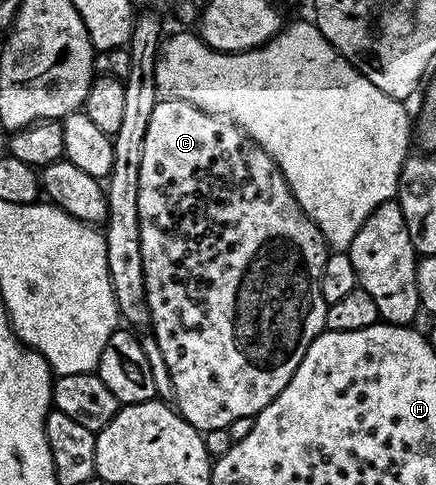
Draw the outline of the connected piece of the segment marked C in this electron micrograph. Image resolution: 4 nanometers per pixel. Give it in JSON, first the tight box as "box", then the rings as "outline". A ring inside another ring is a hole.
{"box":[141,99,330,434],"outline":[[[157,99],[154,114],[150,114],[150,130],[146,145],[146,218],[141,219],[142,230],[142,266],[146,278],[146,294],[152,315],[151,335],[158,342],[158,350],[162,350],[162,358],[166,358],[166,370],[170,370],[170,382],[174,407],[201,433],[209,434],[215,428],[227,429],[228,424],[243,416],[255,417],[257,412],[269,404],[290,382],[294,370],[298,370],[298,362],[302,362],[302,354],[314,342],[314,338],[325,331],[327,302],[322,298],[320,279],[322,266],[330,251],[324,242],[324,236],[314,226],[298,206],[282,170],[249,136],[225,116],[215,116],[190,102],[181,100]]]}

